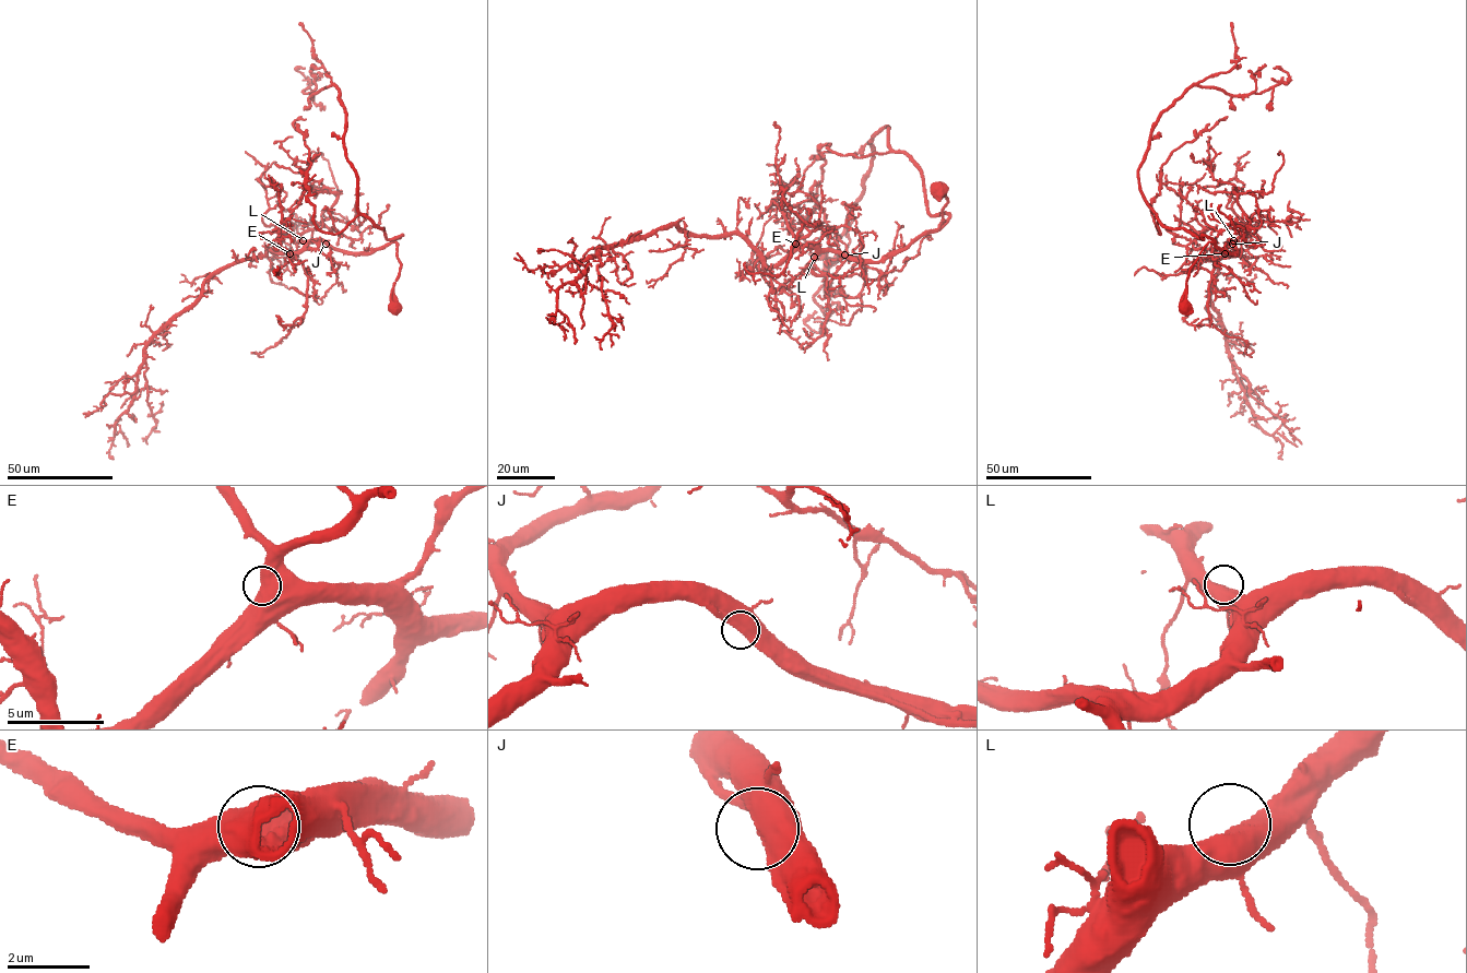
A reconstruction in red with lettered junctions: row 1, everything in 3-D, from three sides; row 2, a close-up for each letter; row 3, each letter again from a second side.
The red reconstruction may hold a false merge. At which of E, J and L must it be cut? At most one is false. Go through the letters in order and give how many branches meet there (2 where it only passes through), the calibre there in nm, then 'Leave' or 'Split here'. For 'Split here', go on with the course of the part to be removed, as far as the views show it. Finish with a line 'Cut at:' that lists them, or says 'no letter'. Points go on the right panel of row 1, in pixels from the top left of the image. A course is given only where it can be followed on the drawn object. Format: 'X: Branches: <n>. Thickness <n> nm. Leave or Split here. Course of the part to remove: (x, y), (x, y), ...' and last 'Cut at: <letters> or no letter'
E: Branches: 1. Thickness 850 nm. Leave
J: Branches: 1. Thickness 750 nm. Leave
L: Branches: 1. Thickness 750 nm. Leave
Cut at: no letter

